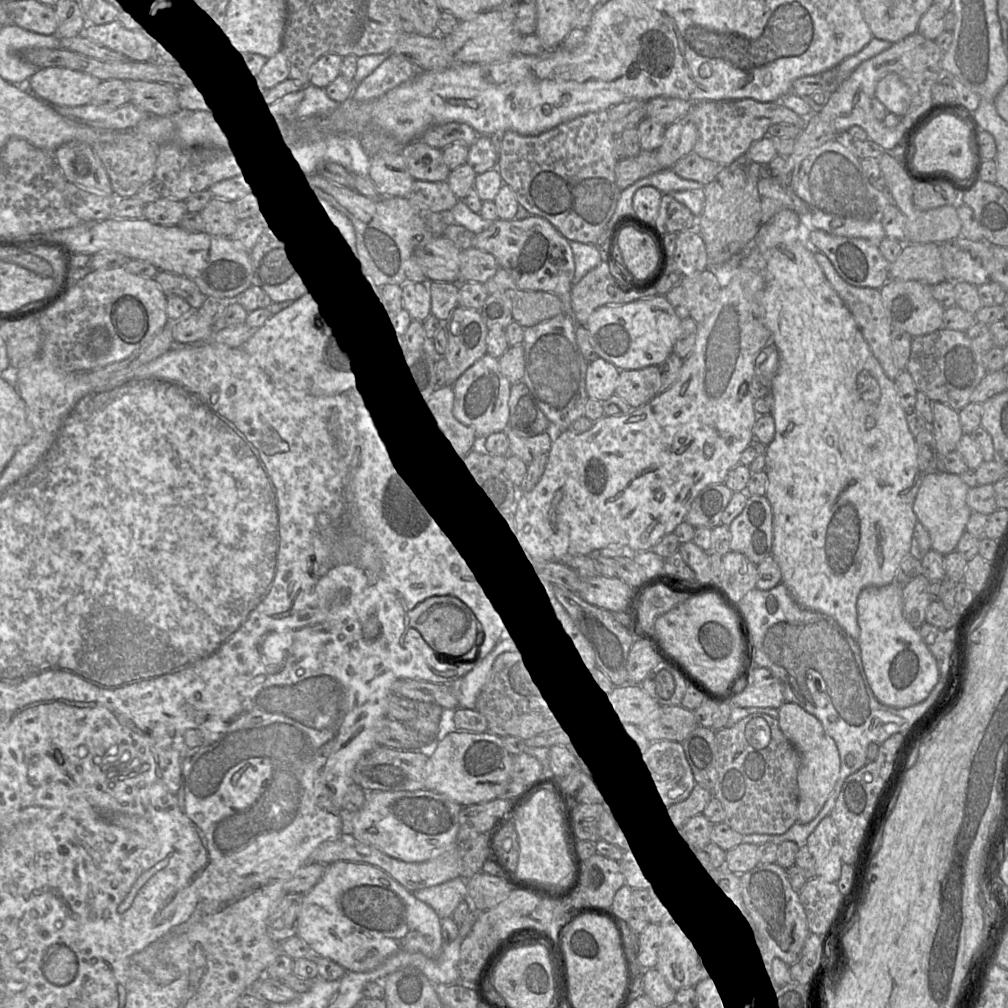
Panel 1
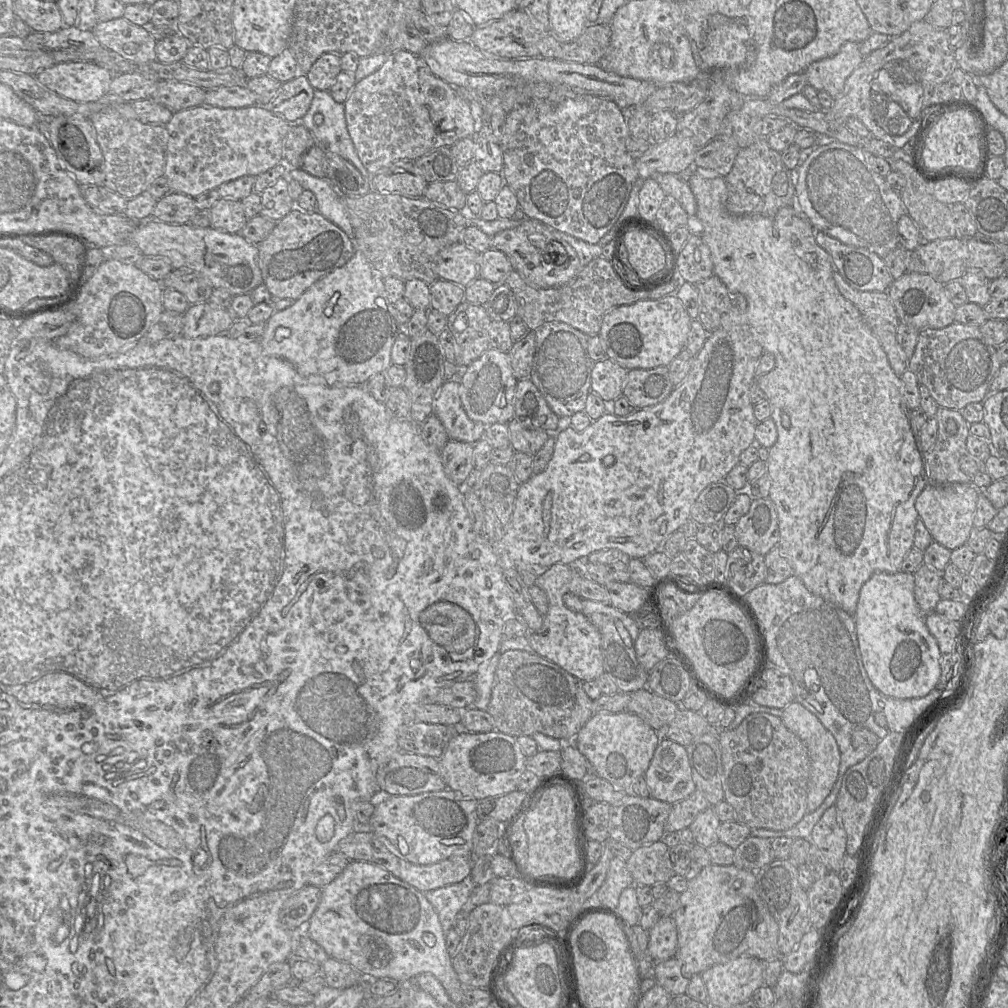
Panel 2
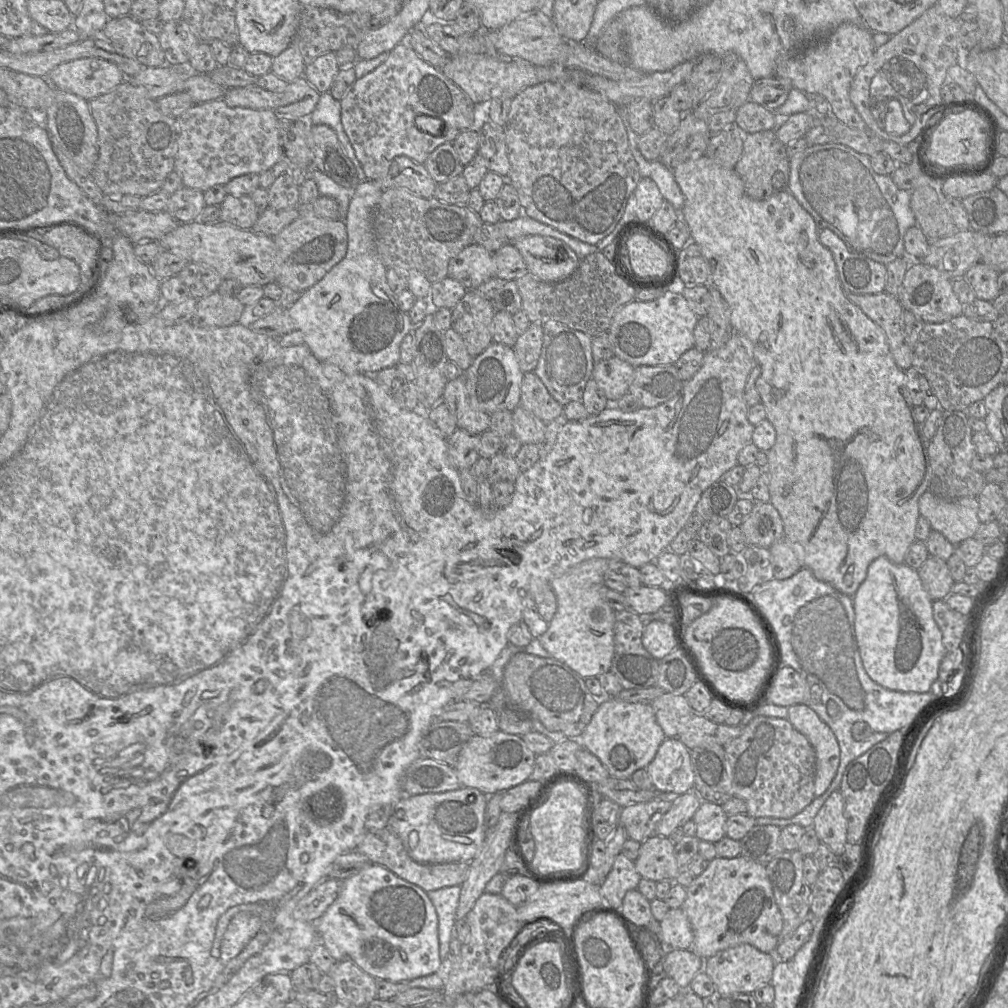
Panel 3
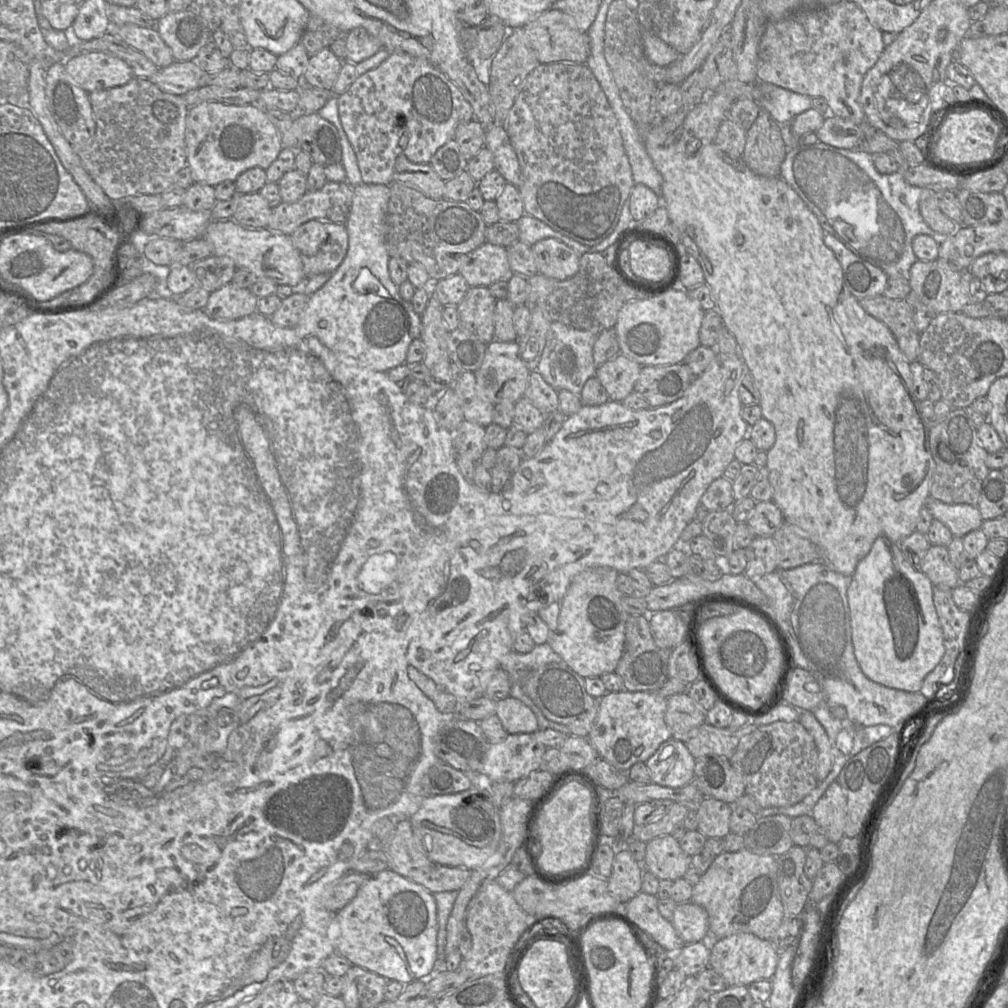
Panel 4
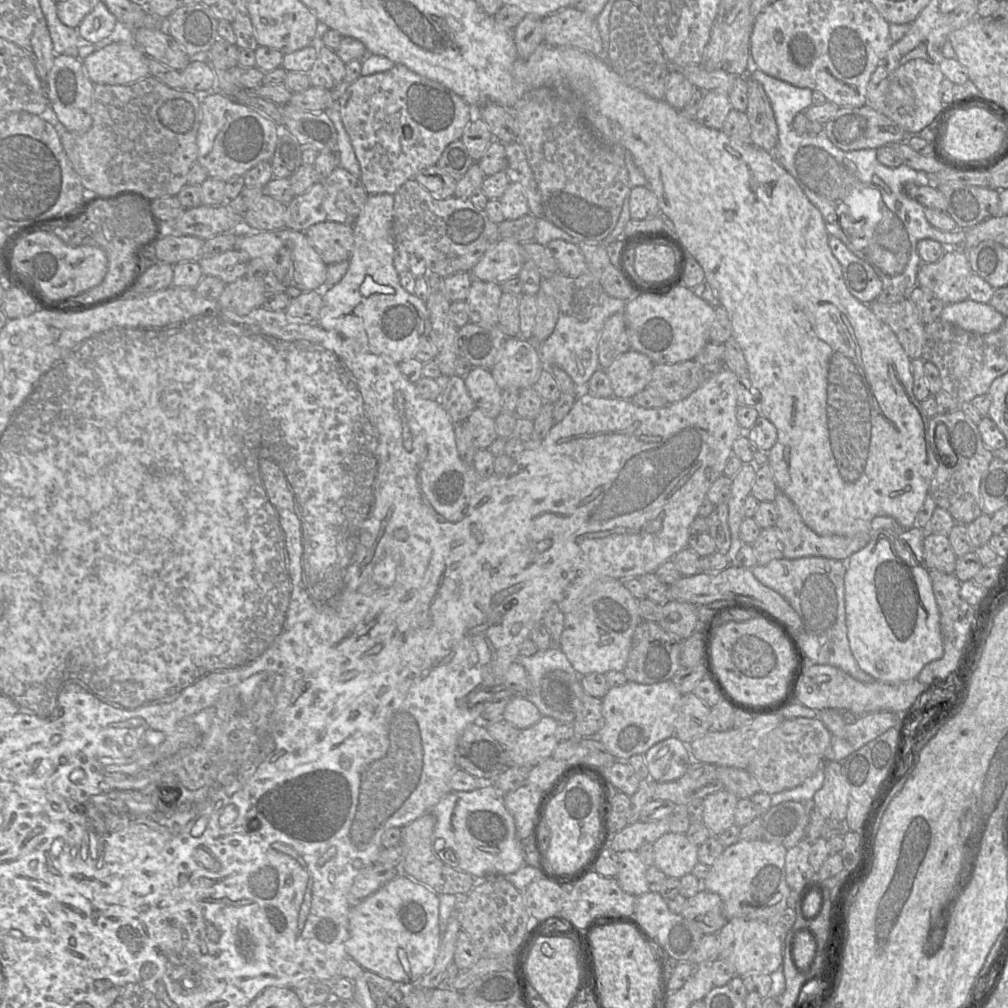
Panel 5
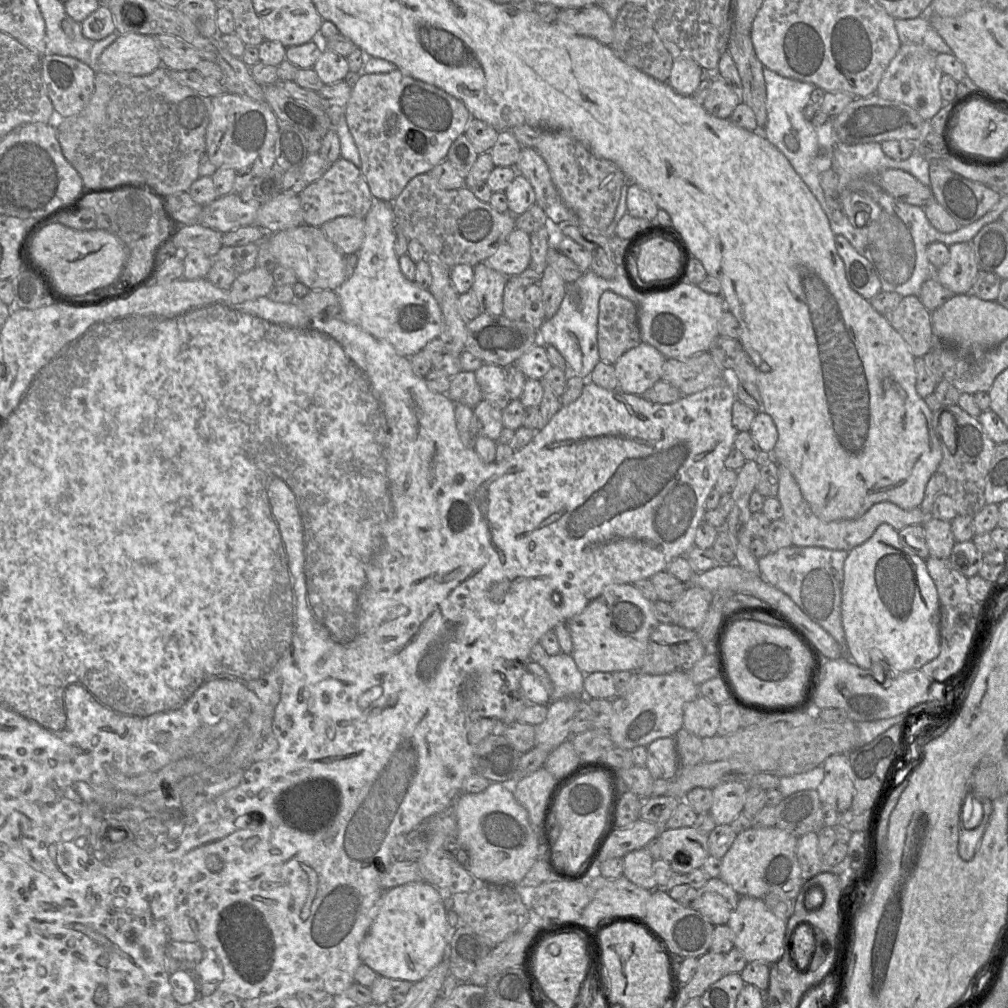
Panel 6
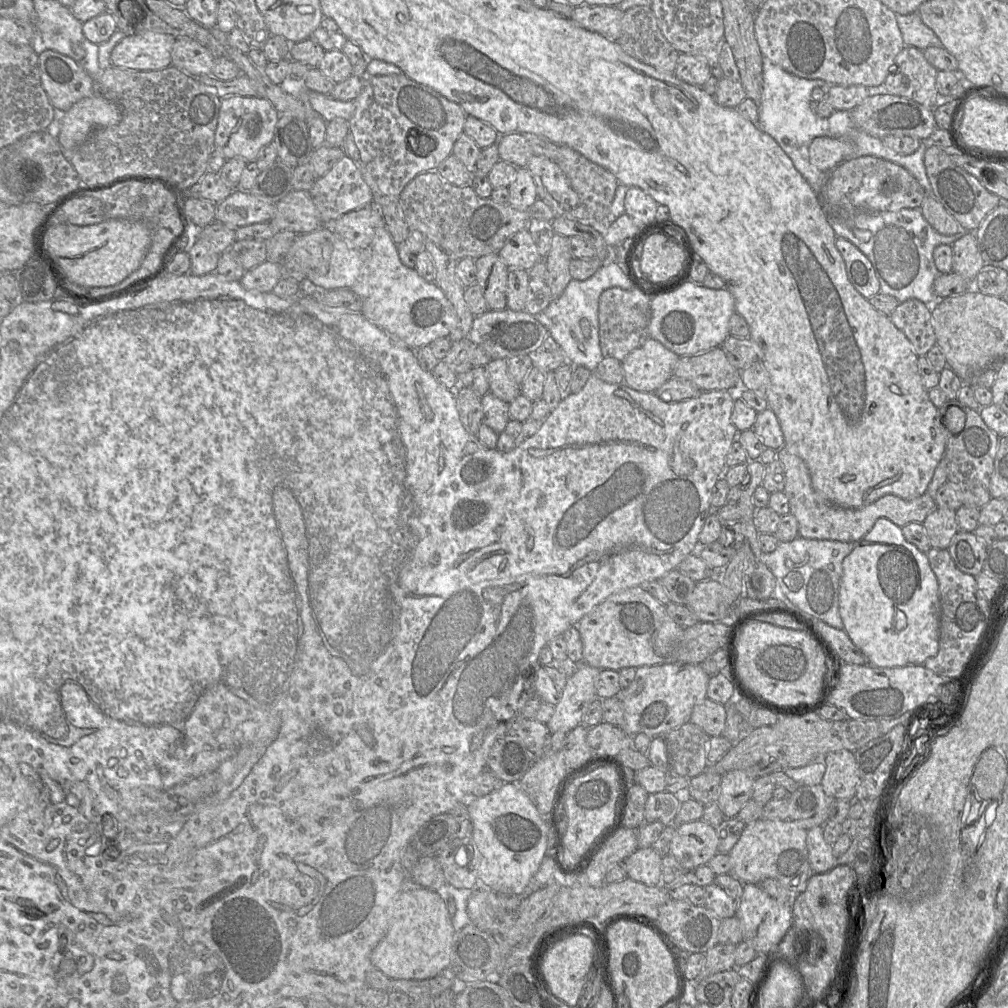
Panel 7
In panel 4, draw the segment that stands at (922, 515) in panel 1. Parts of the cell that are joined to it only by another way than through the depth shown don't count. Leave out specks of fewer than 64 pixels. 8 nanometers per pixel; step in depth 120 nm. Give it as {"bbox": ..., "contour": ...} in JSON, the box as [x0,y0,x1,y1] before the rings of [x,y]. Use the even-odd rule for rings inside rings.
{"bbox":[926,496,984,537],"contour":[[[929,496],[926,507],[933,518],[946,525],[956,537],[980,528],[984,521],[977,506],[969,504],[945,504]]]}

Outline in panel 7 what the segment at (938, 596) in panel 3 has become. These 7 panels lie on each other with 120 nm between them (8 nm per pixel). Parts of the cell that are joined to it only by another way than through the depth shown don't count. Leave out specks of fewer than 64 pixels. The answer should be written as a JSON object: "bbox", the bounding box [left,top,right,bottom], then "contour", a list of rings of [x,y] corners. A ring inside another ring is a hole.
{"bbox":[922,508,959,549],"contour":[[[935,508],[922,523],[931,548],[947,549],[959,530],[956,511]]]}

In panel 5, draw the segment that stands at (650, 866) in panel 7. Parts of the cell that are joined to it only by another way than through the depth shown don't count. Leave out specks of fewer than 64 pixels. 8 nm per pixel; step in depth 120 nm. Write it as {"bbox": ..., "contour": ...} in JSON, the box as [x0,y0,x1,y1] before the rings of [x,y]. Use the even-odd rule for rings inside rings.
{"bbox":[616,850,649,896],"contour":[[[625,850],[619,855],[619,871],[616,875],[619,886],[627,893],[640,896],[649,891],[646,881],[647,866],[637,851]]]}

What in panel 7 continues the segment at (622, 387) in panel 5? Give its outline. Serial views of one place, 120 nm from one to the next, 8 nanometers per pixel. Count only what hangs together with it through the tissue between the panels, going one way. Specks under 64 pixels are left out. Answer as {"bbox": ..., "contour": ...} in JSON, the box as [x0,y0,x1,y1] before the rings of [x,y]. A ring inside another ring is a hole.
{"bbox":[622,338,679,393],"contour":[[[648,338],[622,361],[623,383],[641,393],[654,393],[673,377],[679,356],[659,341]]]}

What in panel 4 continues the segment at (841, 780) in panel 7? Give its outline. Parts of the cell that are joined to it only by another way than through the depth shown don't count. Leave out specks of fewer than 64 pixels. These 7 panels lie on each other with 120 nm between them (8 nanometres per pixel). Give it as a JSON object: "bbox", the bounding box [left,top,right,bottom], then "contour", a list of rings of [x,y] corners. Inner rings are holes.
{"bbox":[811,780,847,844],"contour":[[[837,780],[828,786],[811,815],[816,824],[824,829],[828,841],[838,844],[845,836],[847,798]]]}

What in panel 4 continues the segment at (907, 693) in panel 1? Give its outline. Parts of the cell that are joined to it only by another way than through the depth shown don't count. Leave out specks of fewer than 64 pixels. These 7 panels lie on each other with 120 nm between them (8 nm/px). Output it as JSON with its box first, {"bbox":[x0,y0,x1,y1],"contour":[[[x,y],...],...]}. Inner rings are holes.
{"bbox":[847,536,945,691],"contour":[[[885,536],[875,539],[868,554],[857,564],[847,589],[854,654],[867,678],[893,689],[920,691],[926,675],[945,654],[943,631],[933,601],[933,587],[930,579],[906,559],[899,543]]]}

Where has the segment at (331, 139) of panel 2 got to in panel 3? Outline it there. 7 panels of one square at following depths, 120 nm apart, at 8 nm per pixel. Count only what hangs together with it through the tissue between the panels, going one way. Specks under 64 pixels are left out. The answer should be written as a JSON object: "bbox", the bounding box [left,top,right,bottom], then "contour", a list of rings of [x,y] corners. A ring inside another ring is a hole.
{"bbox":[309,92,368,180],"contour":[[[329,92],[321,93],[315,109],[309,116],[309,121],[312,125],[324,124],[331,127],[335,131],[346,155],[355,166],[359,180],[368,180],[366,179],[361,164],[356,157],[355,151],[349,141],[349,138],[344,131],[341,122],[340,101],[334,99]]]}

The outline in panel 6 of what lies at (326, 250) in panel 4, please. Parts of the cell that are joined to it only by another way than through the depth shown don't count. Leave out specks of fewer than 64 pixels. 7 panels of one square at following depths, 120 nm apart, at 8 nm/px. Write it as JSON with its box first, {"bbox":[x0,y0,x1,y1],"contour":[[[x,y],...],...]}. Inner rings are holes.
{"bbox":[321,216,364,256],"contour":[[[354,216],[336,217],[324,223],[321,229],[345,256],[357,254],[364,240],[364,218]]]}

